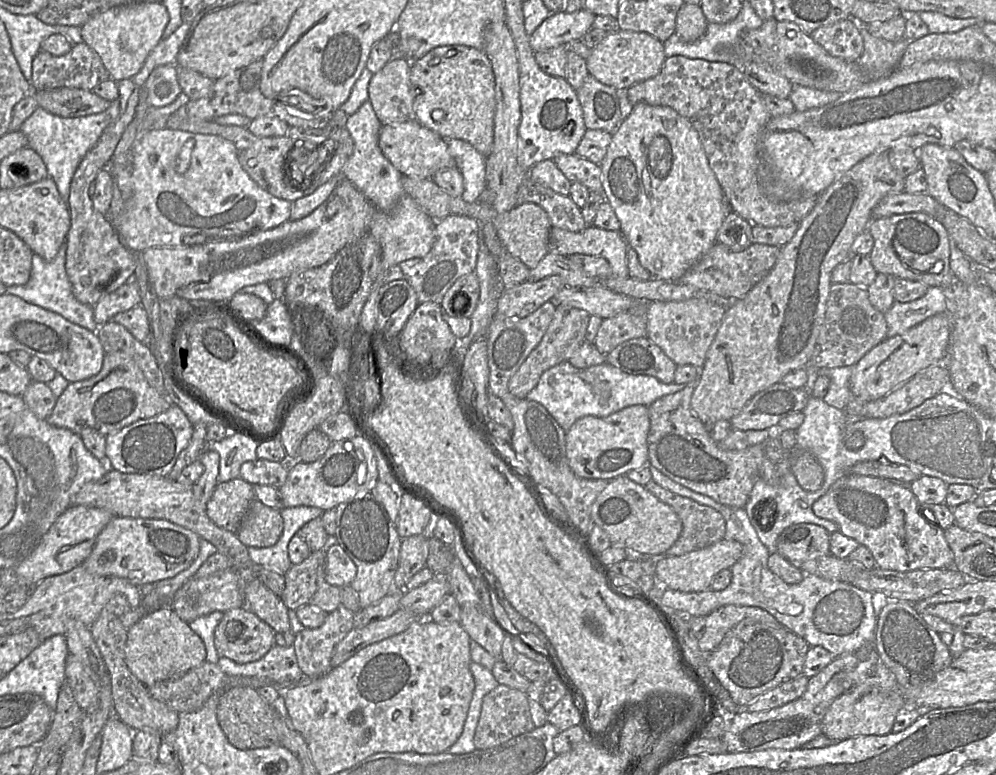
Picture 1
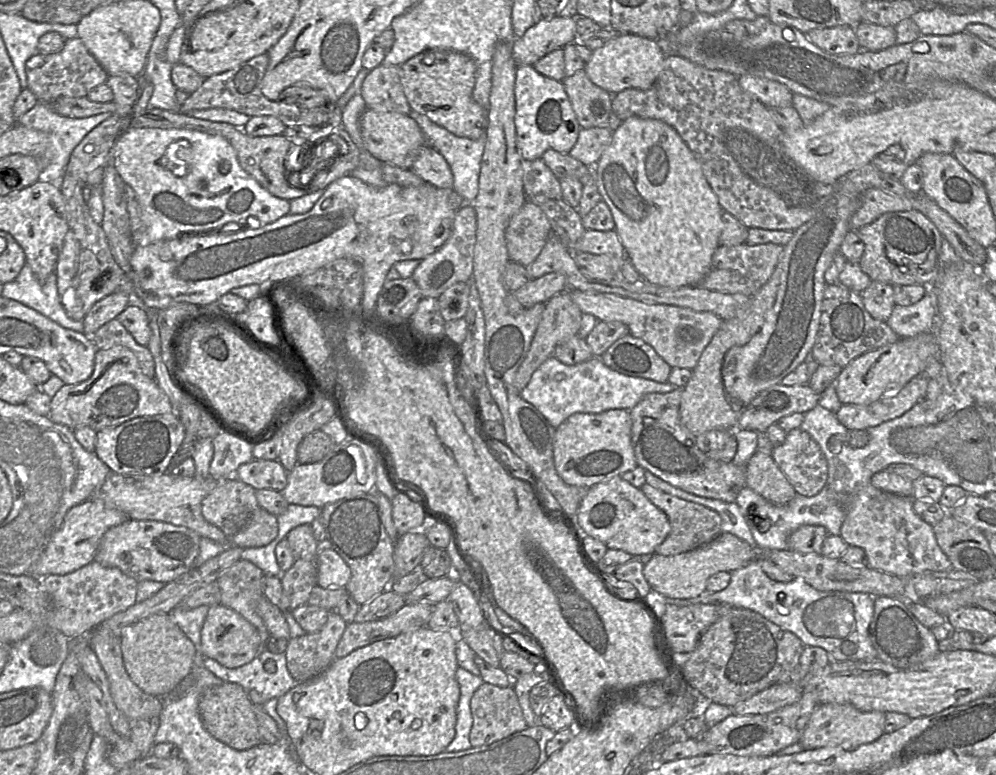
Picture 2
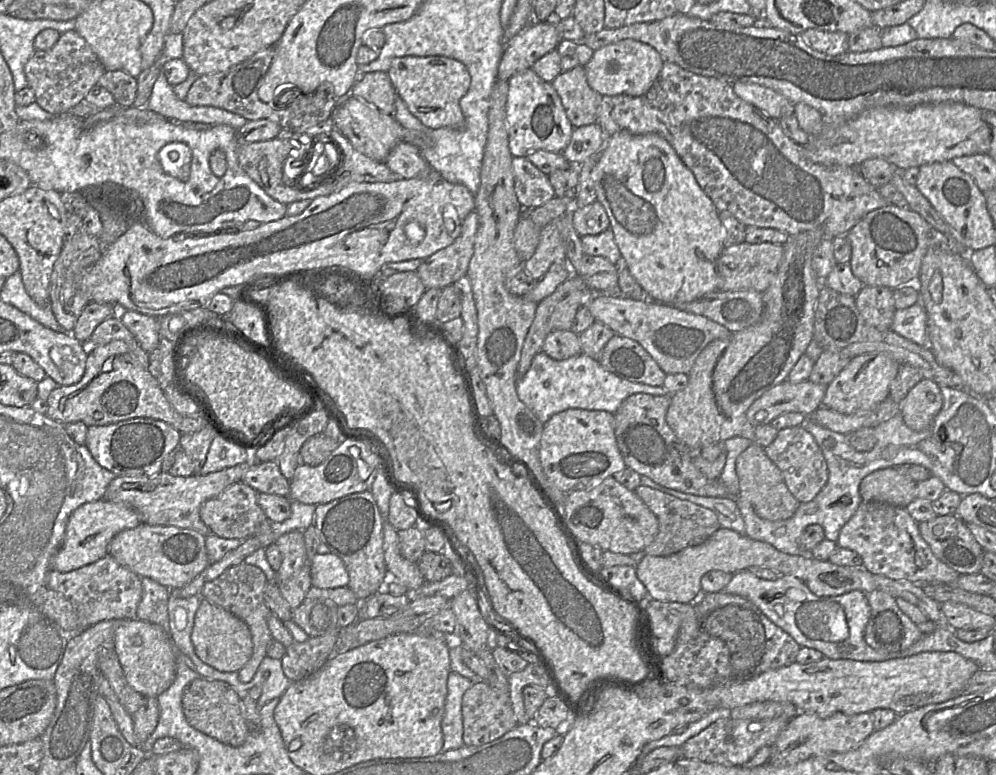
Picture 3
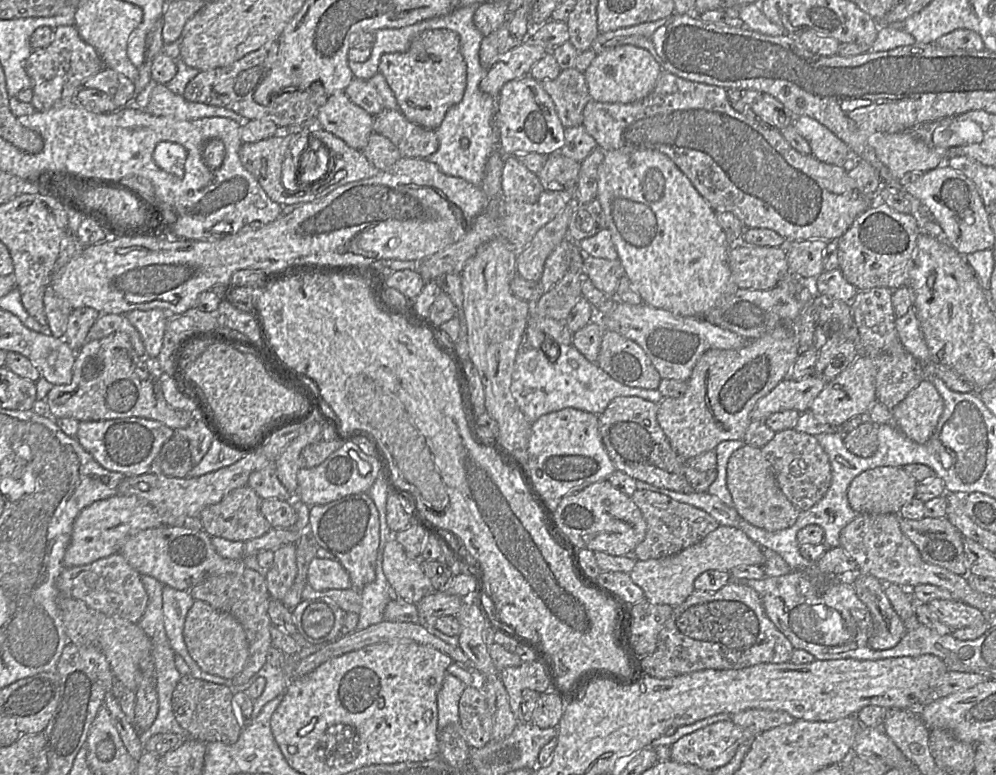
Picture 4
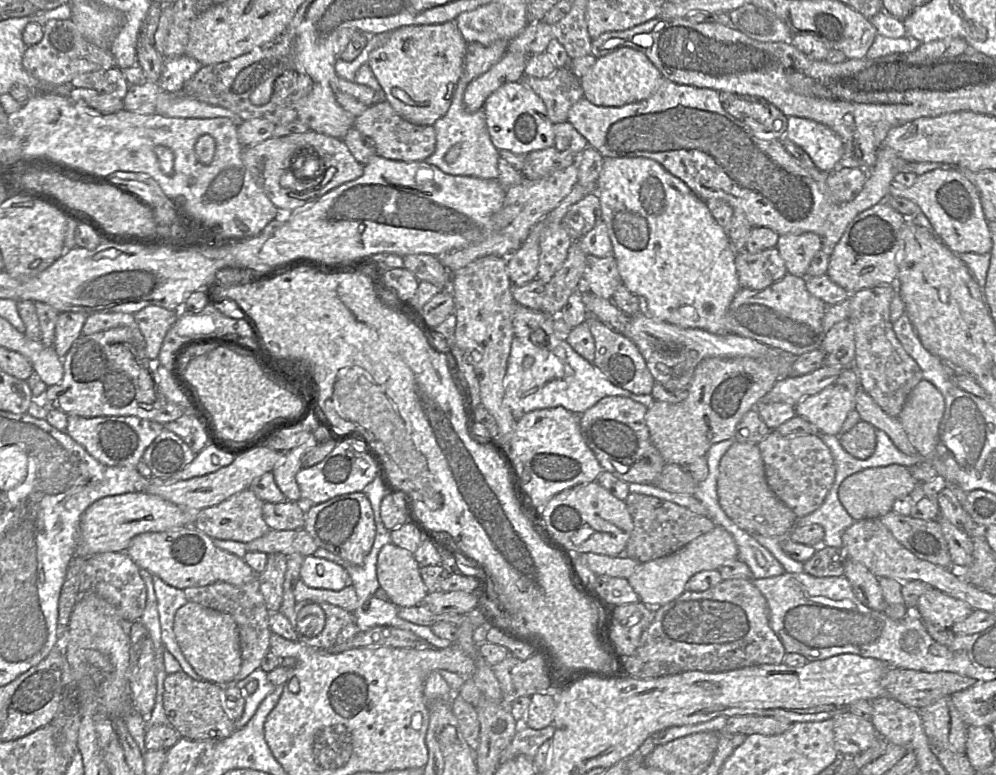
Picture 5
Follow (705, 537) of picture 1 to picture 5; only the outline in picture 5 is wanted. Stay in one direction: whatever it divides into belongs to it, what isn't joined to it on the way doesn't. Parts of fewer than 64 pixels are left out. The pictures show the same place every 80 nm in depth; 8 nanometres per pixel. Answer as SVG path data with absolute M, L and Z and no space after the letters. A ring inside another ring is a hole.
M630 493L625 503L633 521L625 550L628 558L640 563L668 556L716 527L708 516L698 515L683 506L653 496Z

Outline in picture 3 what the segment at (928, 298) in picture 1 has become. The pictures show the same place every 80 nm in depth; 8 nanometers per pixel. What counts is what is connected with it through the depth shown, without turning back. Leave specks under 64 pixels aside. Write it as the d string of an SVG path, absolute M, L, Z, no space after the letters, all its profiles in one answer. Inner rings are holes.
M920 300L908 308L895 309L891 330L920 346L928 346L927 314Z

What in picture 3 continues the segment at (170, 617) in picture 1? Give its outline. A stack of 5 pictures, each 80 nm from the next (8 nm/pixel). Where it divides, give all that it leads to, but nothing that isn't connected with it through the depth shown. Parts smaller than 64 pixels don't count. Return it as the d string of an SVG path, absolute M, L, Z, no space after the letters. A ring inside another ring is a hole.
M122 619L114 634L114 650L129 685L145 697L158 697L176 675L176 648L158 624L140 619Z

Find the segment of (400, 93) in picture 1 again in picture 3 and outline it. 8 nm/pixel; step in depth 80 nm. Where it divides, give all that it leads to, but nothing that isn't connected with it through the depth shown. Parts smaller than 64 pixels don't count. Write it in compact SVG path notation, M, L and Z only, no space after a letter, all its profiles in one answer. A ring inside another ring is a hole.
M382 71L361 74L353 85L350 95L391 115L394 113L398 97L387 72Z

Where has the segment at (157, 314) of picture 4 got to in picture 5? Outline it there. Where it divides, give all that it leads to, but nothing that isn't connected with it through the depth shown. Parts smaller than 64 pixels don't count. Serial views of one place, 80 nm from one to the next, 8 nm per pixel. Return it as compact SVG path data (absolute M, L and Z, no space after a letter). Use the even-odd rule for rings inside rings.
M147 306L134 313L145 339L144 355L152 362L156 363L164 337L181 315L184 314L159 306Z

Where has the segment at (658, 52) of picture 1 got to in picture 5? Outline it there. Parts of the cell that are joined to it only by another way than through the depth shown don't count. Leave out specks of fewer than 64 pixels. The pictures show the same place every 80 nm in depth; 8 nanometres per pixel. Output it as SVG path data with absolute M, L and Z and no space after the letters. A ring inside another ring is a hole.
M621 47L597 58L592 68L580 78L583 97L596 106L620 107L649 98L663 81L660 71L642 52Z

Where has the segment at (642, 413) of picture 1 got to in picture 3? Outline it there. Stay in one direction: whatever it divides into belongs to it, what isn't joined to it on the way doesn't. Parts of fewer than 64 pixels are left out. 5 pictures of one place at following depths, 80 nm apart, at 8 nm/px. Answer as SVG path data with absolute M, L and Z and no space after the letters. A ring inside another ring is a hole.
M571 408L552 415L544 423L539 459L547 480L565 493L593 486L624 470L614 434L614 413Z

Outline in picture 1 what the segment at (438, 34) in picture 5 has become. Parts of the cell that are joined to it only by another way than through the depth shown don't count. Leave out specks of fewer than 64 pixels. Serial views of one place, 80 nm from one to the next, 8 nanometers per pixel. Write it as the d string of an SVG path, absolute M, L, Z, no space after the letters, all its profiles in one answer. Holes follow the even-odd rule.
M442 45L410 62L417 120L443 138L468 142L487 157L493 147L496 102L495 77L485 51L465 45Z

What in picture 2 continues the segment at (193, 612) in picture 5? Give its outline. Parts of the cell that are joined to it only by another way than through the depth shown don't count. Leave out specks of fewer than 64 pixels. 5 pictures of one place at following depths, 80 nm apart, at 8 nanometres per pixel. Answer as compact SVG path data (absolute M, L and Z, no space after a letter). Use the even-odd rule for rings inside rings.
M222 604L209 606L201 629L203 654L228 668L237 668L251 662L263 648L257 629L242 615Z

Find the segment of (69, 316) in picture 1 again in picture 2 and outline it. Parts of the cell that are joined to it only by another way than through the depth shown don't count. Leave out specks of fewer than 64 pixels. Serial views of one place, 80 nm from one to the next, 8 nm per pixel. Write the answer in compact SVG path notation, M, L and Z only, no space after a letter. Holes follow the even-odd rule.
M25 264L15 280L3 285L2 296L37 311L64 328L84 331L83 322L70 318L60 302L55 272L40 282Z

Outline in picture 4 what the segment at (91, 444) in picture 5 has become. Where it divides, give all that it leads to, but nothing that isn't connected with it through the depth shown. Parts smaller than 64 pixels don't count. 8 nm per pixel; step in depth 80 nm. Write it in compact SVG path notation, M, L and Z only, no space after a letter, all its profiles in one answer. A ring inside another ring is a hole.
M140 417L81 421L75 436L81 446L105 469L125 476L148 473L160 449L172 436L174 429L156 420Z

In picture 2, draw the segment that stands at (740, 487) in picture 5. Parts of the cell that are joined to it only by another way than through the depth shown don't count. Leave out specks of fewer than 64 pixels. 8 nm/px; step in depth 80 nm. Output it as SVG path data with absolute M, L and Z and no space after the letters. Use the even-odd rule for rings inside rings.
M756 451L745 465L746 487L768 502L782 506L790 502L796 492L771 455Z

